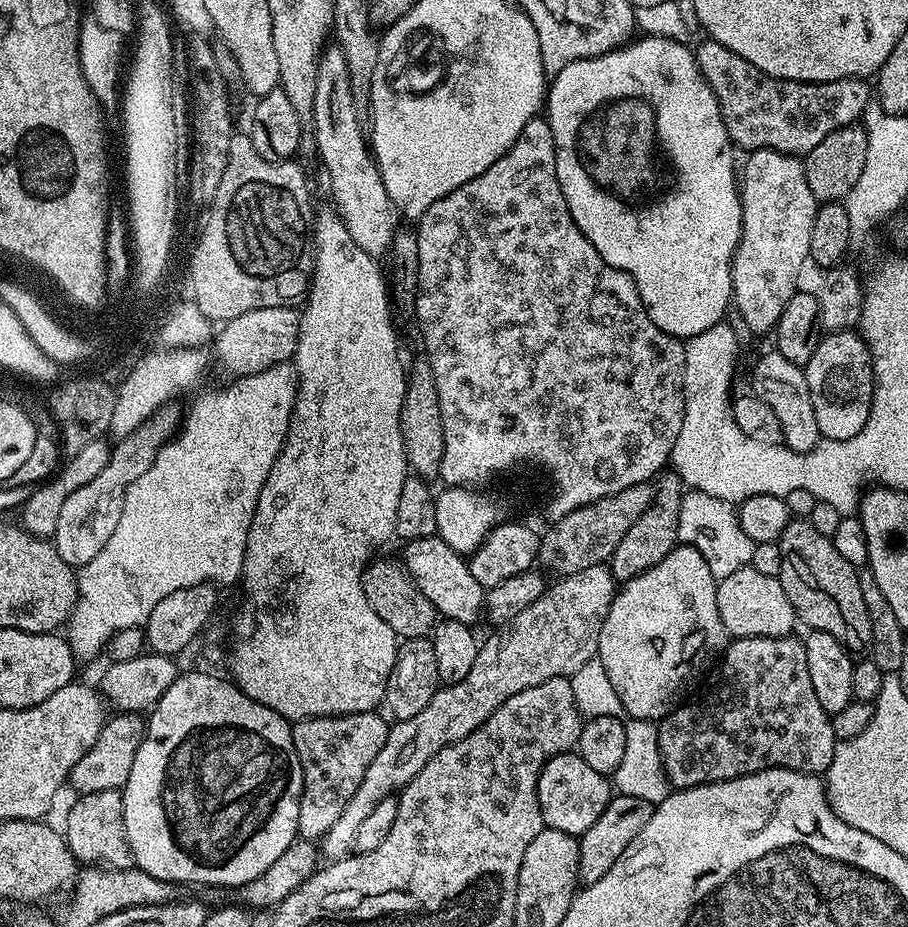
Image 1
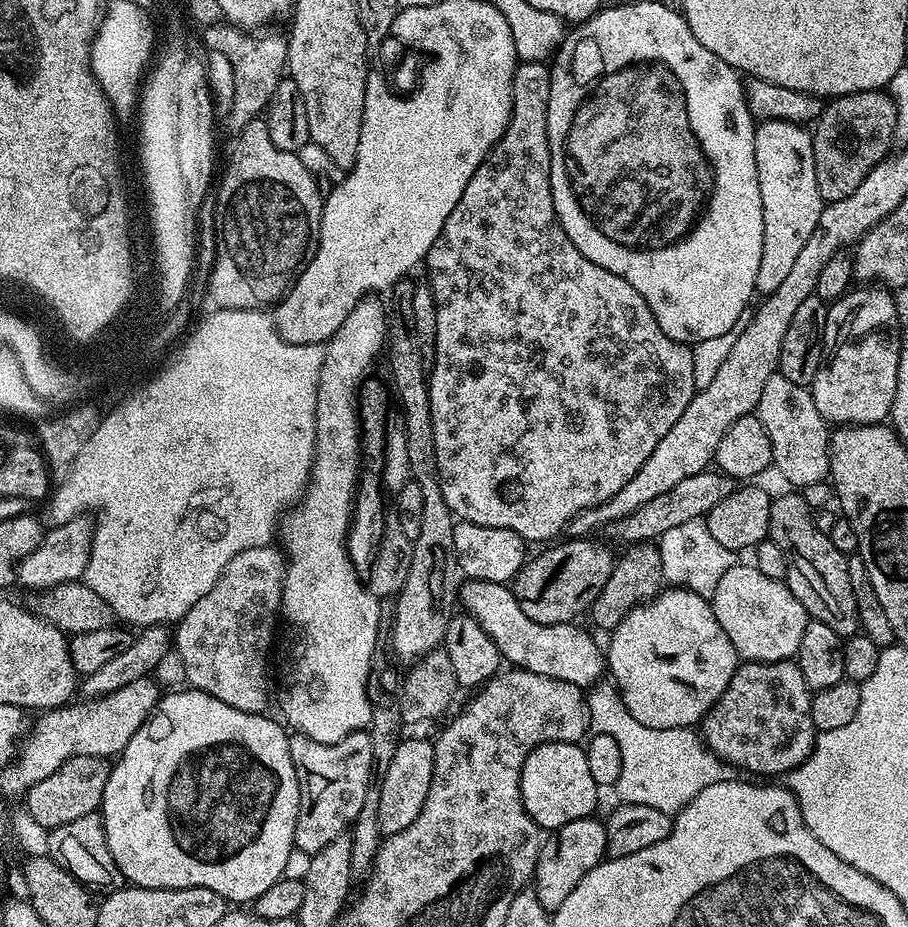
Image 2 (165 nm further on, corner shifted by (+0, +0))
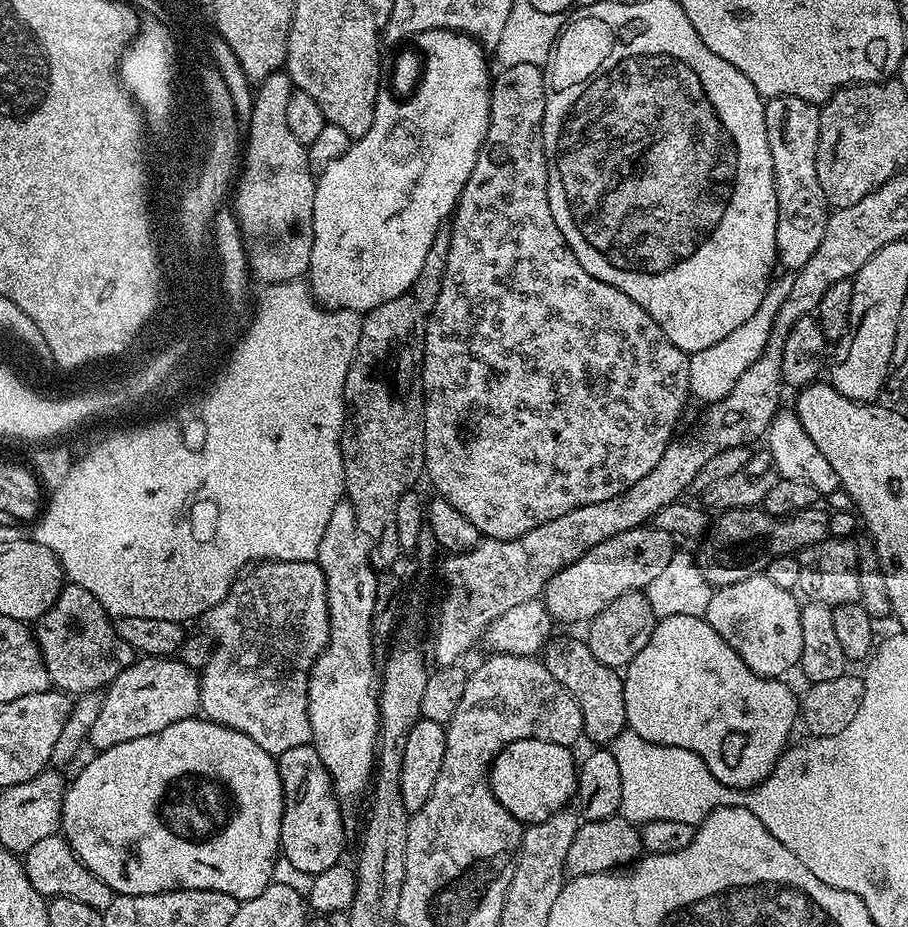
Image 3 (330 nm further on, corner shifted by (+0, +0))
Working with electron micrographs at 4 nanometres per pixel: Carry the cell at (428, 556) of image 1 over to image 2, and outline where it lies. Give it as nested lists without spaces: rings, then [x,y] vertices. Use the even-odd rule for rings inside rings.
[[[465,581],[460,598],[463,609],[472,615],[484,630],[494,638],[501,657],[513,669],[549,676],[588,690],[601,683],[606,672],[606,656],[588,632],[575,628],[575,623],[540,624],[531,620],[520,608],[511,587],[500,583]]]

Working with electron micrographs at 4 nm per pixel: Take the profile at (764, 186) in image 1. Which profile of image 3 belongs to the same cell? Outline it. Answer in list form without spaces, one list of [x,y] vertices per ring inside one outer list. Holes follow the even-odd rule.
[[[773,96],[765,103],[764,117],[770,158],[774,158],[774,182],[778,194],[776,258],[781,269],[798,270],[806,266],[814,250],[818,250],[818,242],[822,242],[830,215],[822,186],[818,186],[816,169],[820,108],[802,98]]]

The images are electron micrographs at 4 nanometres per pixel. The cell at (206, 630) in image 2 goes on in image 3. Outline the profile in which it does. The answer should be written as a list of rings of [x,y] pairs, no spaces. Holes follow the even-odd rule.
[[[261,560],[236,577],[226,598],[202,617],[213,645],[200,677],[200,712],[216,724],[254,738],[262,750],[279,757],[294,746],[312,743],[308,713],[308,673],[330,638],[326,578],[315,560]]]

